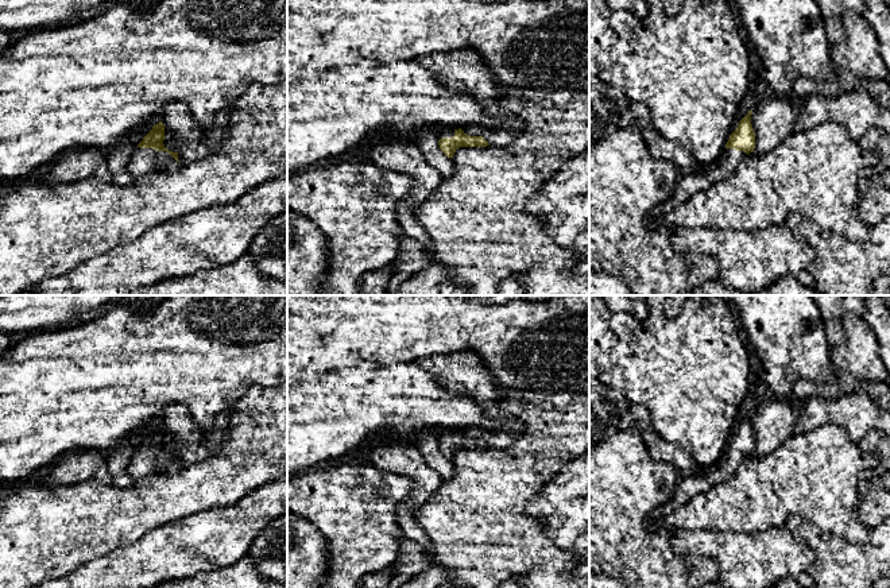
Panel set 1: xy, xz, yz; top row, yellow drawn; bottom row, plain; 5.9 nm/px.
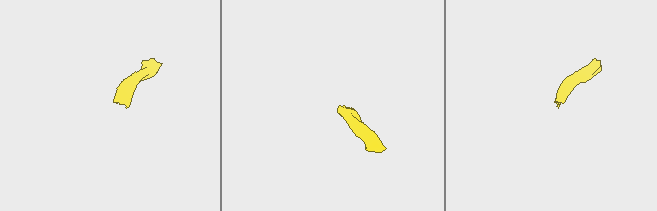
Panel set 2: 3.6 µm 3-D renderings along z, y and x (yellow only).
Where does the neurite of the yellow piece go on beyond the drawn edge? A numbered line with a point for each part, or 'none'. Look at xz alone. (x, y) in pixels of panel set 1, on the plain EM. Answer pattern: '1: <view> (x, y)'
1: xz (441, 434)

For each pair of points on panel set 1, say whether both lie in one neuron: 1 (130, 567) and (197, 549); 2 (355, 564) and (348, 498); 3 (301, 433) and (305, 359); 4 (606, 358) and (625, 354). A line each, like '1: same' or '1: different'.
1: same
2: same
3: different
4: same

